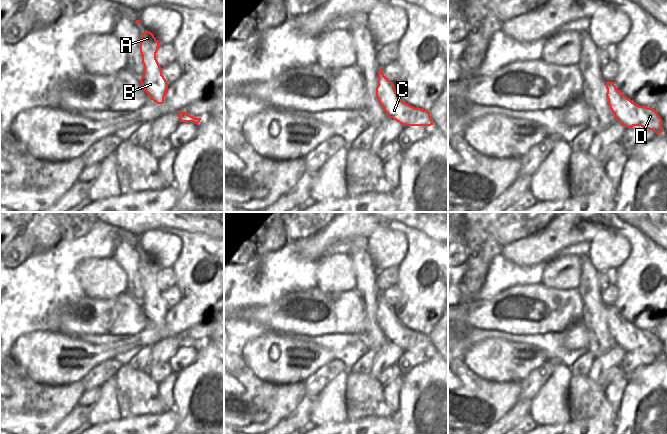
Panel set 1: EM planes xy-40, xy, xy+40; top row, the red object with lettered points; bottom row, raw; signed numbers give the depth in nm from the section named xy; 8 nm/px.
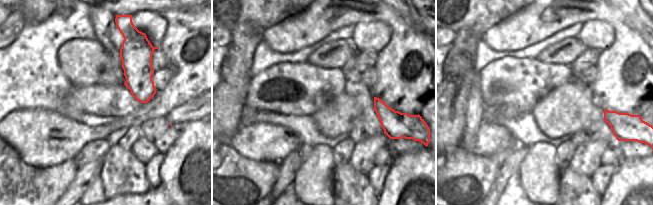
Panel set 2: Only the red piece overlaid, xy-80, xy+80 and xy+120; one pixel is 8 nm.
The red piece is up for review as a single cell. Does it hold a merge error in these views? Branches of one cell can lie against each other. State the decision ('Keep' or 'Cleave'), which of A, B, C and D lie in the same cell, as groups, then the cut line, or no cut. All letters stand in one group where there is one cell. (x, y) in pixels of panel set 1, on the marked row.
Keep. Groups: A B C D. No split.

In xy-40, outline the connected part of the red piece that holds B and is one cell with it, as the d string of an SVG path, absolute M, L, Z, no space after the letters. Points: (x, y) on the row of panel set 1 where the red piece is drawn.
M145 30L140 39L140 53L142 55L142 63L144 65L144 73L140 79L140 83L150 97L157 104L164 103L164 97L168 89L168 83L162 75L156 53L160 43L154 35Z

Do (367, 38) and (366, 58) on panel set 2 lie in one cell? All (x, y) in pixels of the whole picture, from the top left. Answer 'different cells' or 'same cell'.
different cells

